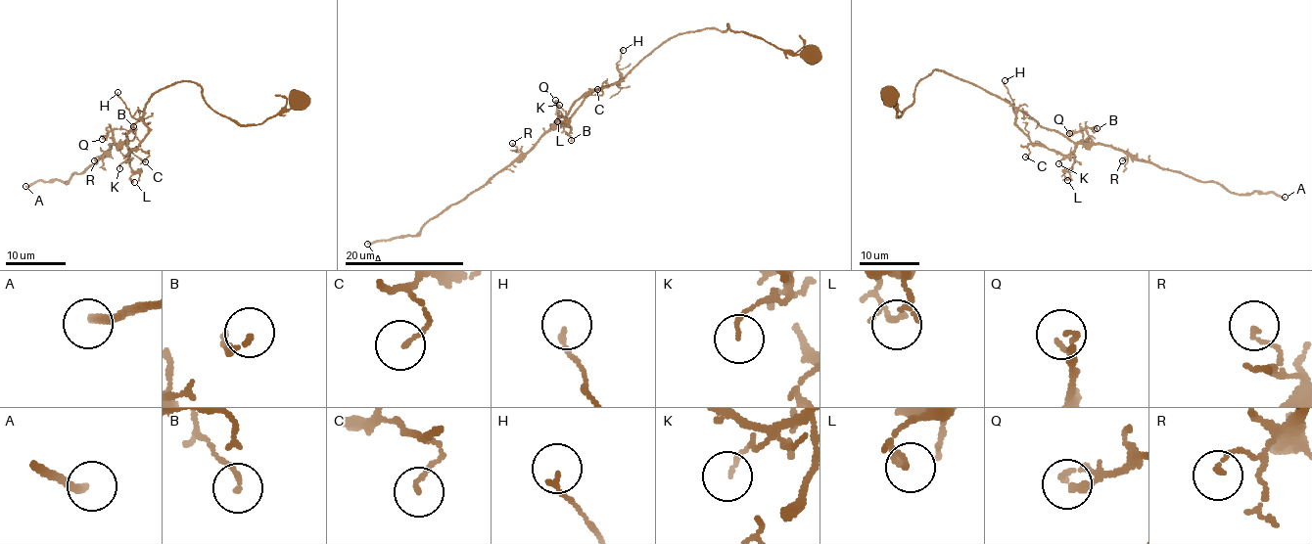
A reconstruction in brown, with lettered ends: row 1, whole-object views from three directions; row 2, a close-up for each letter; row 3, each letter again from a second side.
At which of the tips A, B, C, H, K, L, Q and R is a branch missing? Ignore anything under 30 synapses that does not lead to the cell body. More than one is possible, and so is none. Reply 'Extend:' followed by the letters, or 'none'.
Extend: A

